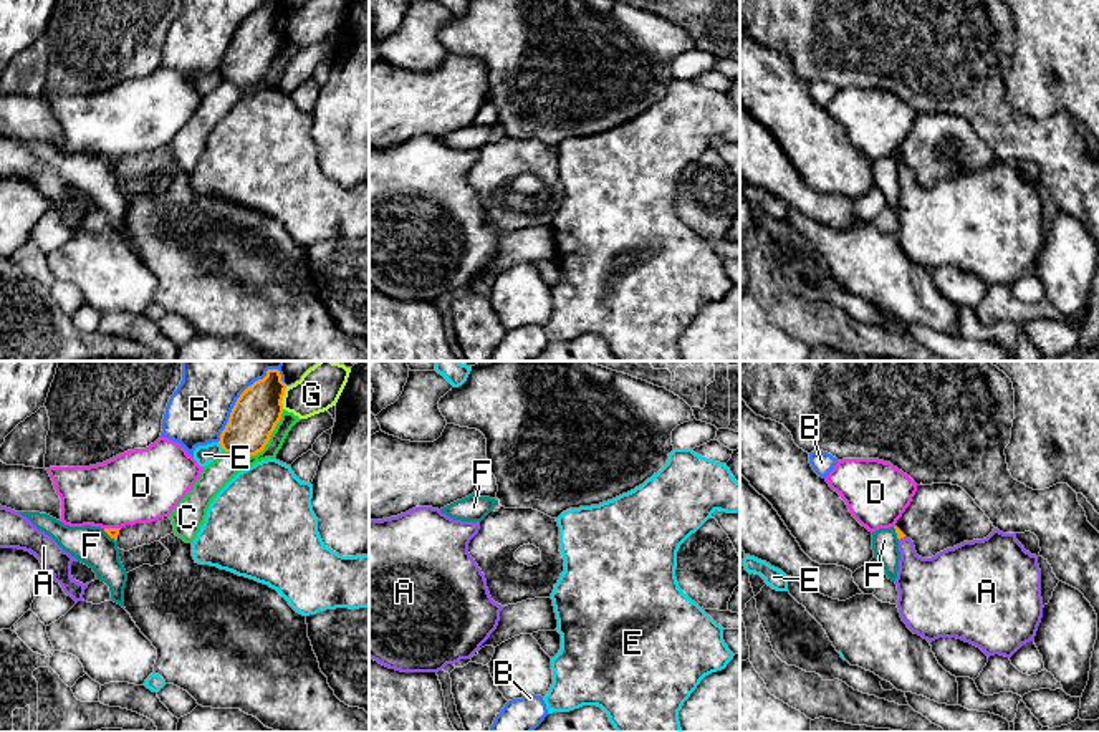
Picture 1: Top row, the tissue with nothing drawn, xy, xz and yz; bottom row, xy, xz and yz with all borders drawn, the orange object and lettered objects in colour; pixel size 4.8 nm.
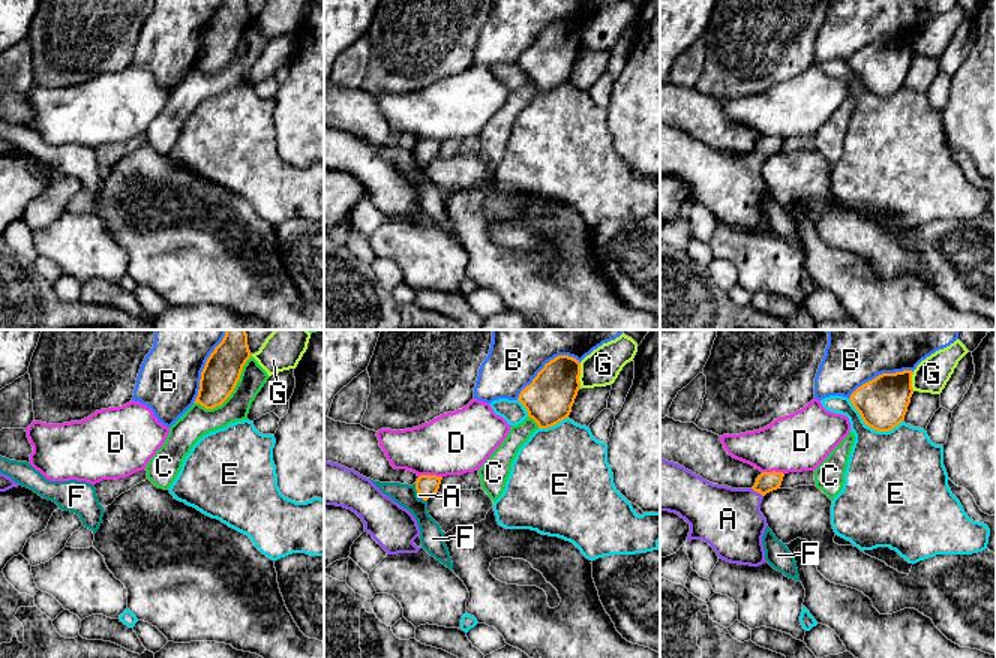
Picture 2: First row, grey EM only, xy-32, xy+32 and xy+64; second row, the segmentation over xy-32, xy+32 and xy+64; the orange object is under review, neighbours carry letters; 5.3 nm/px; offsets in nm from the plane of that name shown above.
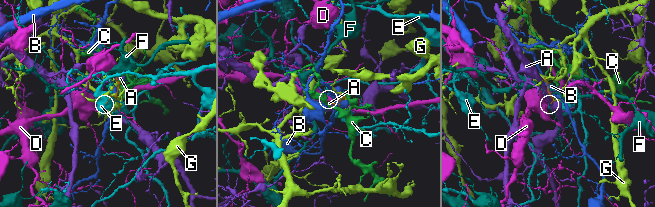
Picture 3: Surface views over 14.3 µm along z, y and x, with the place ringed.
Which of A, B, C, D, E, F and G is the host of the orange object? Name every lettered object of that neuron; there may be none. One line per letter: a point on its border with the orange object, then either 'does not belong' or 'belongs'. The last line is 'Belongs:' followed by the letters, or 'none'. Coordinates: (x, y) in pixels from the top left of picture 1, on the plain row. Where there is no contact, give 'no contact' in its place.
A: yz (901, 166) | belongs
B: xy (235, 33) | does not belong
C: xy (262, 78) | does not belong
D: xy (113, 158) | does not belong
E: xy (220, 73) | does not belong
F: xy (110, 164) | does not belong
G: xy (282, 27) | does not belong
Belongs: A

